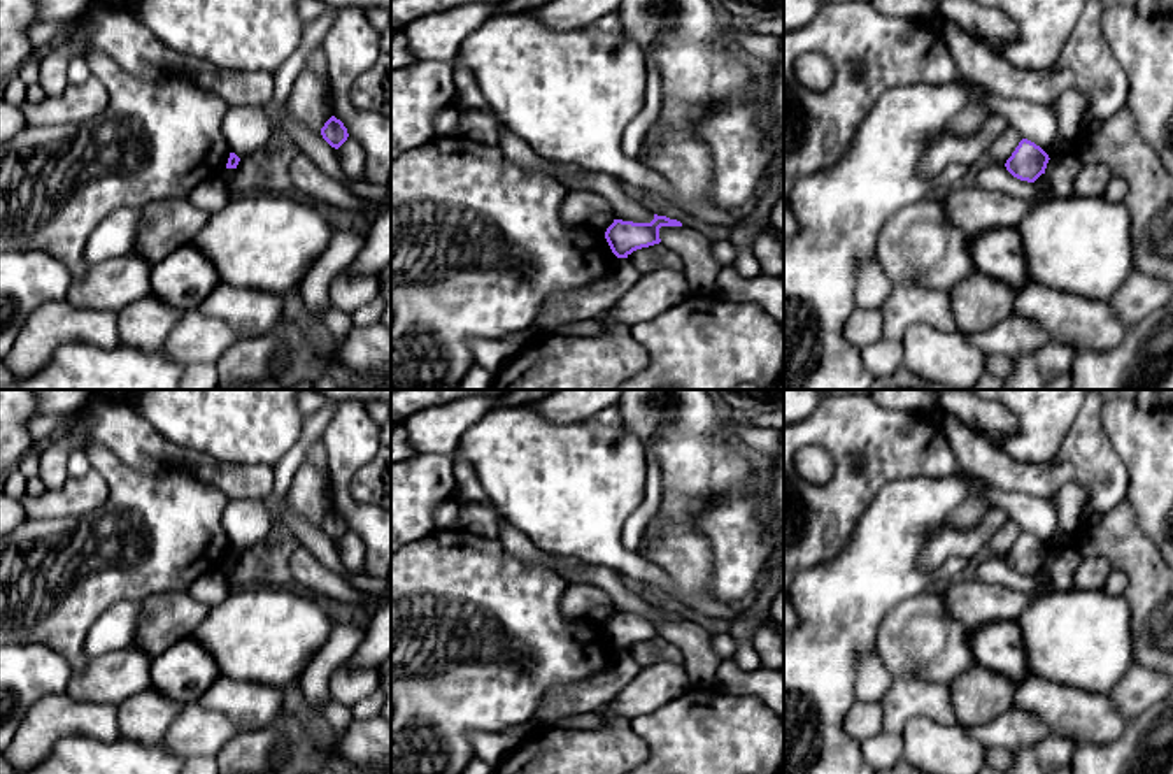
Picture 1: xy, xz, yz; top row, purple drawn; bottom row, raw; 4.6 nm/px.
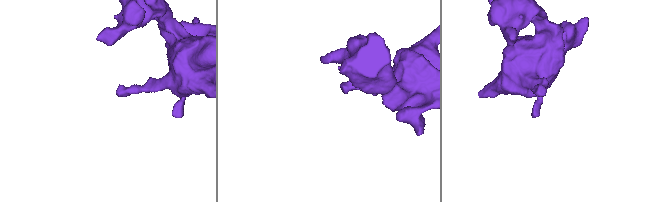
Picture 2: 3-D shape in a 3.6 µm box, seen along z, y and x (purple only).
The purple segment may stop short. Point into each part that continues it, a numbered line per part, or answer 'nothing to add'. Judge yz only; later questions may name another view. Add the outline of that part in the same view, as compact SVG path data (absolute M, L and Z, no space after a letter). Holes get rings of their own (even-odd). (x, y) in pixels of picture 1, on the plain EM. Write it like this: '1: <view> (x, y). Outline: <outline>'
nothing to add

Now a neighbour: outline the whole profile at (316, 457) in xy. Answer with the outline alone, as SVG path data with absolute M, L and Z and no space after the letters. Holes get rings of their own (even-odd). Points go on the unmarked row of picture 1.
M317 439L309 451L305 453L303 463L309 463L312 469L323 472L328 479L328 455L323 439Z

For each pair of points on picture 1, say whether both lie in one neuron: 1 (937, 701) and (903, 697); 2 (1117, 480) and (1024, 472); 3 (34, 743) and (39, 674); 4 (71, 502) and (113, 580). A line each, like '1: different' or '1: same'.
1: same
2: same
3: different
4: different

